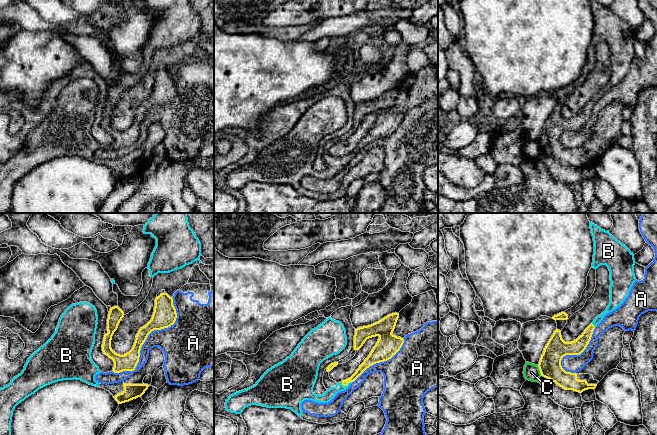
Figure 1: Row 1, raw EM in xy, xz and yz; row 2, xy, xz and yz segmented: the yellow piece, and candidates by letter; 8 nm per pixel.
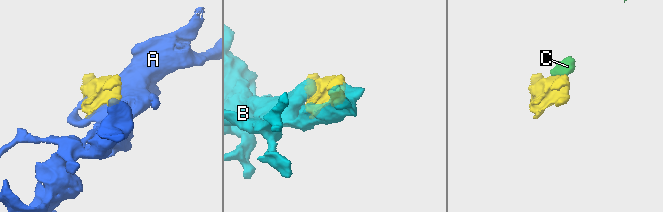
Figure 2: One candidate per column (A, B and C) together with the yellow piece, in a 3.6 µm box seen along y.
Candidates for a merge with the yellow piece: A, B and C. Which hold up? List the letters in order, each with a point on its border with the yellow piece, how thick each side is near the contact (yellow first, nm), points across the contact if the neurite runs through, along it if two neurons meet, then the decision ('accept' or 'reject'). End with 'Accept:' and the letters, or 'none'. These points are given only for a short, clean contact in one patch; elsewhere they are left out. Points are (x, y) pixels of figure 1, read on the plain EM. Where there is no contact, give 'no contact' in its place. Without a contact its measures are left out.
A: meets yellow in xy at (146, 114); 190 nm thick on the yellow side, 280 nm on the other; reject
B: meets yellow in xz at (346, 161); 70 nm thick on the yellow side, 80 nm on the other; accept
C: meets yellow in yz at (539, 145); 180 nm thick on the yellow side, 130 nm on the other; border along yz (537, 141), (541, 151); reject
Accept: B

